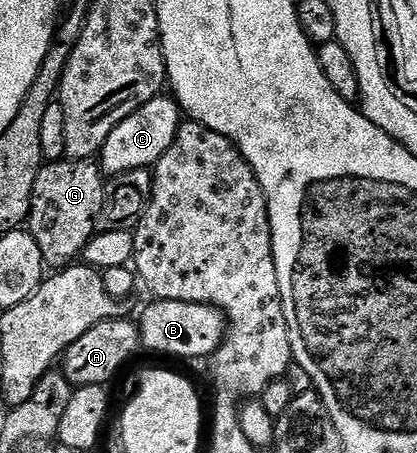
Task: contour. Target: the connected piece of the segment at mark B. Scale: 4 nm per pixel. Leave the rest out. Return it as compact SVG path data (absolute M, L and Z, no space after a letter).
M158 299L150 304L139 318L141 347L144 350L154 351L157 355L174 355L177 359L208 360L225 342L227 320L218 307L170 299Z

